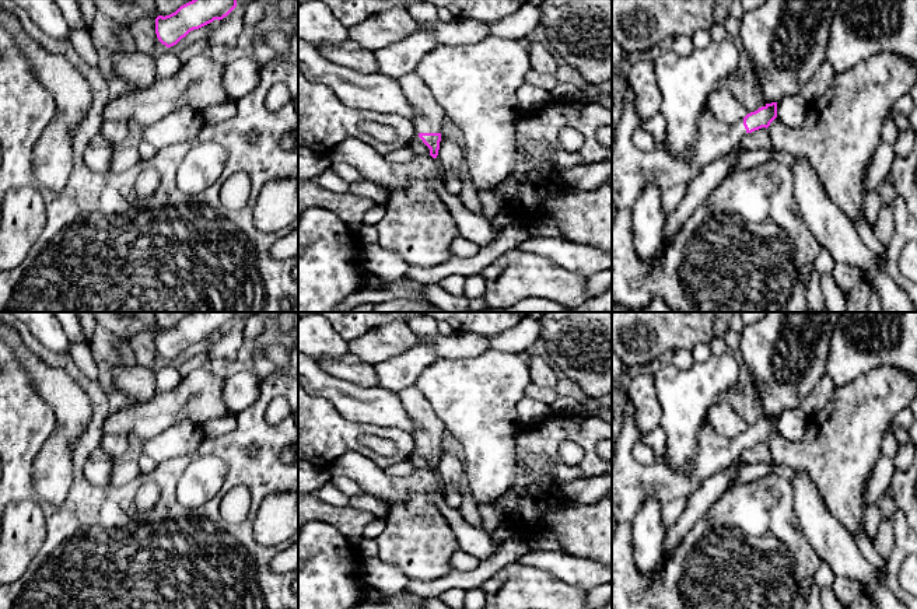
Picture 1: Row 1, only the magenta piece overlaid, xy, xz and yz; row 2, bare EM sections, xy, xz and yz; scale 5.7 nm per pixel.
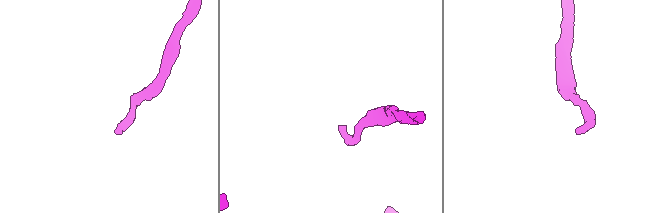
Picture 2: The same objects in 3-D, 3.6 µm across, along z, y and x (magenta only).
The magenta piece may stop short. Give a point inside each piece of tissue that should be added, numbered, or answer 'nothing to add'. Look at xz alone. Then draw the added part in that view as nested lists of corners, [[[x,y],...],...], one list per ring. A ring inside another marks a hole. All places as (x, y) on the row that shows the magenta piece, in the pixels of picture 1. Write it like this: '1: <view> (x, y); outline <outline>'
1: xz (429, 118); outline [[[414,73],[398,80],[409,104],[414,108],[413,119],[416,133],[440,133],[445,112],[435,101],[427,84]]]

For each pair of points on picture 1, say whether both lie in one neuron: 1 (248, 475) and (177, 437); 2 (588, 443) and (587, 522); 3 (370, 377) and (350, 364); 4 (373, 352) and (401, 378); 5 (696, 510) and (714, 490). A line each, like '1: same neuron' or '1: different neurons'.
1: different neurons
2: different neurons
3: same neuron
4: different neurons
5: same neuron

